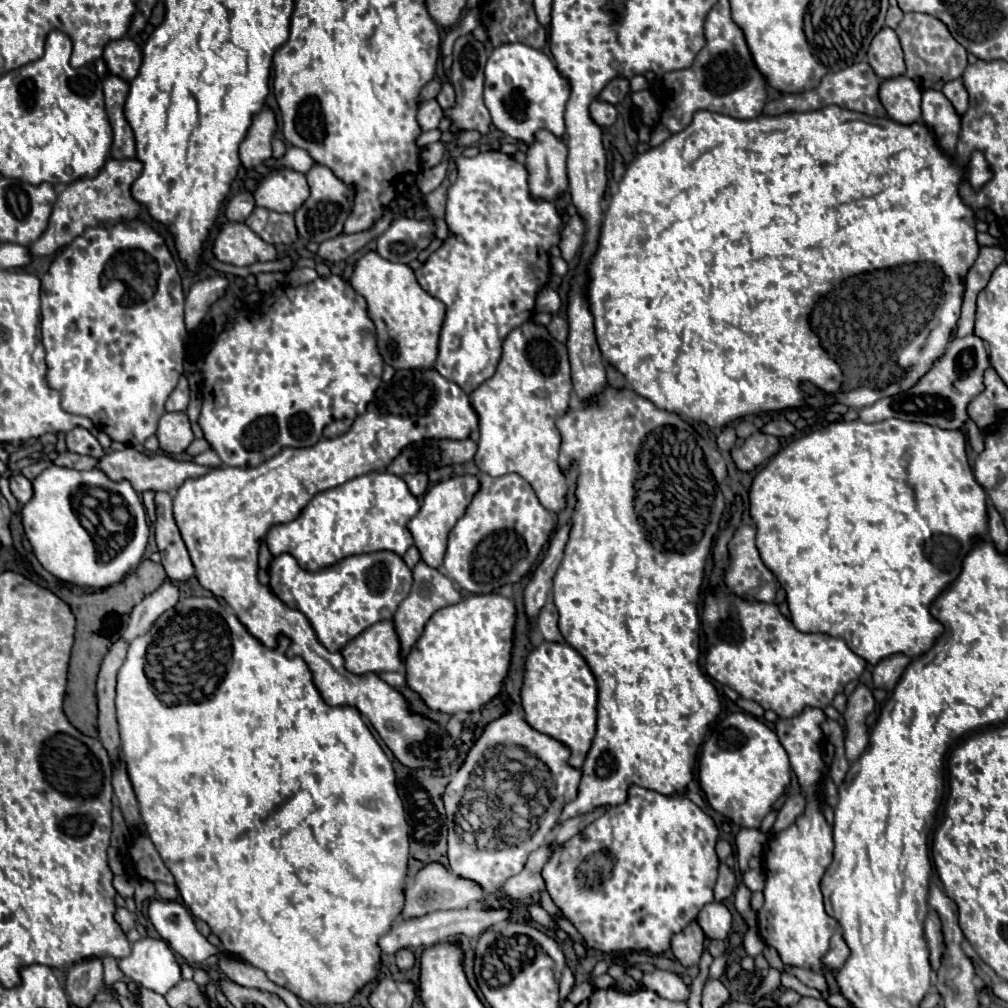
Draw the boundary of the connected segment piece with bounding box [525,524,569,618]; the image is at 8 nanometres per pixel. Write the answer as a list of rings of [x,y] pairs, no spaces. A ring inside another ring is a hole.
[[[565,524],[563,528],[557,528],[555,536],[551,538],[551,546],[547,550],[547,556],[537,566],[531,582],[525,588],[525,610],[527,610],[529,618],[537,618],[539,610],[547,602],[547,596],[551,592],[553,576],[555,576],[555,572],[561,564],[561,556],[563,556],[563,550],[565,550],[565,540],[569,540],[569,524]]]

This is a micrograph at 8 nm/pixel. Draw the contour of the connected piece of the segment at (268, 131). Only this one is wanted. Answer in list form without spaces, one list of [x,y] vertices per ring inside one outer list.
[[[263,108],[253,118],[253,124],[251,124],[245,140],[239,146],[239,156],[241,156],[243,168],[251,170],[273,156],[271,140],[273,140],[275,128],[277,128],[275,114],[269,108]]]

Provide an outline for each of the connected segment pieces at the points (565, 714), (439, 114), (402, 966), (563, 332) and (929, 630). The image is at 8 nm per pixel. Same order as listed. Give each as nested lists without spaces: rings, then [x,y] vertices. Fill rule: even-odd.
[[[543,642],[535,648],[525,662],[521,706],[527,724],[537,732],[561,740],[571,752],[569,766],[581,768],[591,748],[597,720],[597,682],[583,656],[569,644]]]
[[[427,100],[419,106],[419,114],[417,114],[417,120],[421,124],[421,128],[427,132],[427,130],[433,130],[439,126],[443,118],[443,108],[437,104],[437,100]]]
[[[403,948],[395,954],[395,960],[397,960],[397,966],[401,972],[407,972],[415,966],[415,954],[409,950],[409,948]]]
[[[555,315],[547,326],[547,329],[553,338],[563,344],[566,343],[568,337],[568,323],[564,318],[559,315]]]
[[[859,418],[851,422],[839,420],[793,440],[789,446],[779,450],[769,460],[769,464],[755,476],[749,500],[751,500],[751,518],[757,524],[759,554],[787,592],[787,604],[795,628],[801,632],[825,632],[831,636],[839,636],[849,644],[849,648],[857,656],[865,658],[873,666],[885,656],[905,654],[909,658],[917,658],[929,652],[929,648],[933,648],[943,628],[941,622],[931,616],[929,612],[931,604],[943,590],[947,590],[953,584],[953,580],[957,580],[965,556],[979,542],[987,540],[987,512],[985,512],[987,496],[985,496],[985,488],[977,484],[973,470],[969,466],[963,430],[949,432],[943,428],[933,428],[929,424],[917,424],[899,418],[889,418],[877,424],[865,424]],[[903,482],[911,486],[913,494],[903,494]]]

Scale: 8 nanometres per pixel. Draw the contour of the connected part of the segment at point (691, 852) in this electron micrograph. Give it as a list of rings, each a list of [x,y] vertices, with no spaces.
[[[631,786],[627,802],[607,808],[601,818],[565,842],[563,850],[557,848],[553,852],[543,868],[543,880],[555,906],[573,922],[587,948],[605,954],[663,954],[669,950],[671,938],[689,926],[705,904],[713,902],[719,868],[719,858],[715,854],[717,836],[715,822],[689,798],[669,798],[641,786]]]

